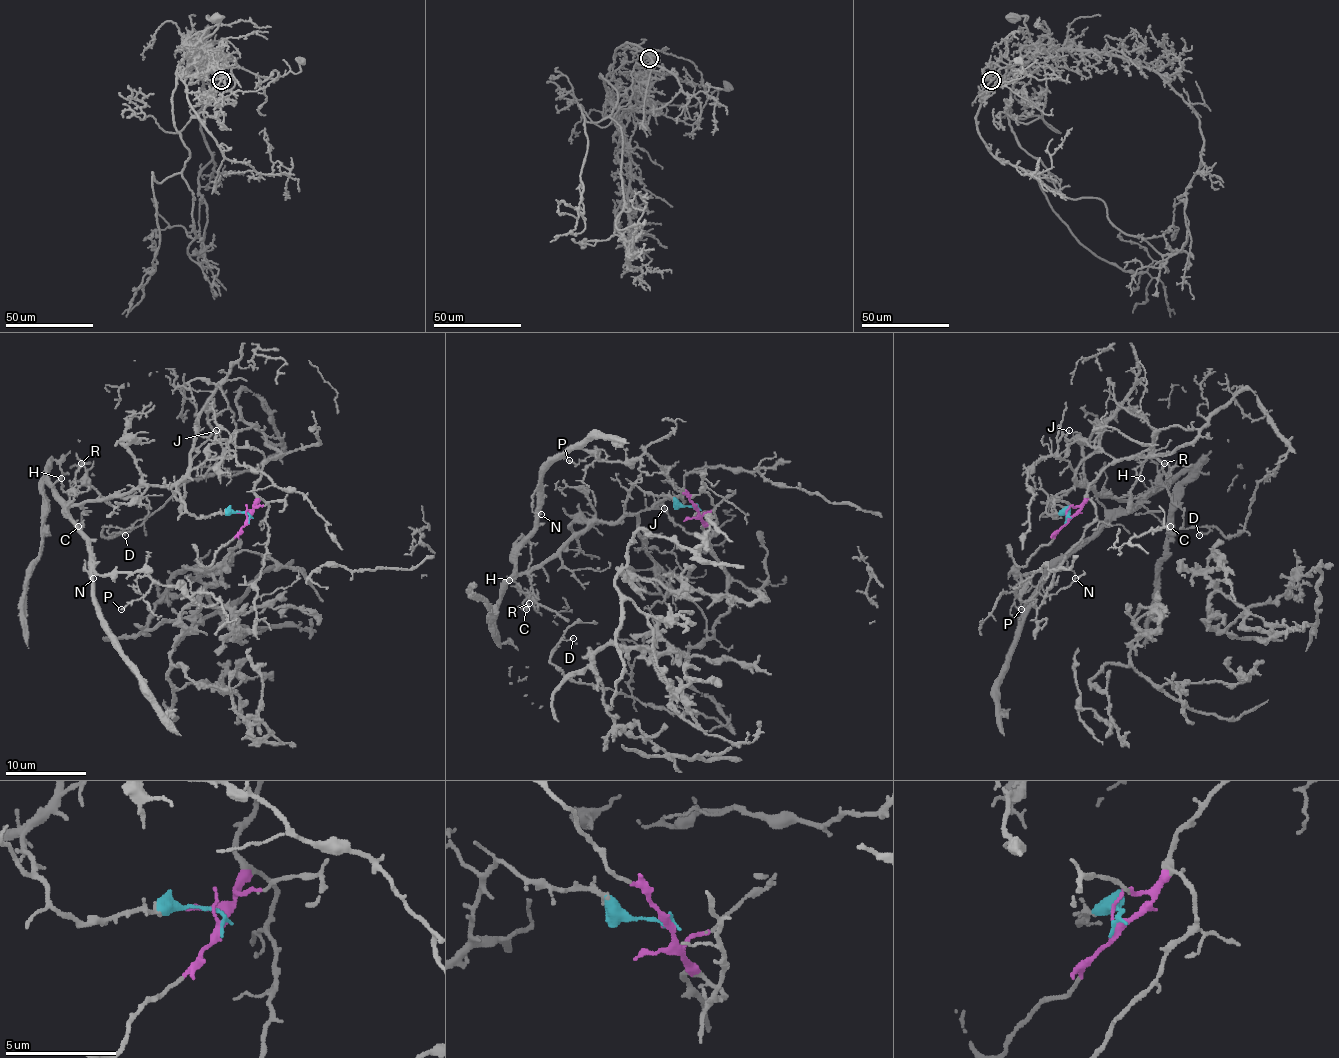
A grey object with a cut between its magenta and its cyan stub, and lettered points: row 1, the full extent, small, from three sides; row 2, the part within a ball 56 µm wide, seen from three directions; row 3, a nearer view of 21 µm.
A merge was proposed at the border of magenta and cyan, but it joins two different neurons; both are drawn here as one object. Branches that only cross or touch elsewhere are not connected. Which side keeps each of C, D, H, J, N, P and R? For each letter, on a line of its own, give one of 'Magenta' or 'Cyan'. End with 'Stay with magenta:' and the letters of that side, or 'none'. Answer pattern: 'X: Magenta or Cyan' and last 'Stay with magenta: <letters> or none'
C: Cyan
D: Magenta
H: Cyan
J: Magenta
N: Cyan
P: Cyan
R: Cyan
Stay with magenta: D, J

